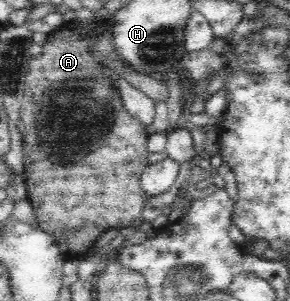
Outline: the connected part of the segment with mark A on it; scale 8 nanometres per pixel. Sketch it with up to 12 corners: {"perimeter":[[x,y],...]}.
{"perimeter":[[71,16],[29,63],[28,205],[79,257],[152,197],[146,126]]}

